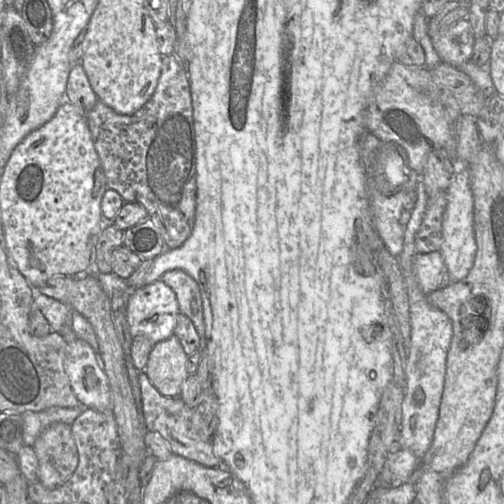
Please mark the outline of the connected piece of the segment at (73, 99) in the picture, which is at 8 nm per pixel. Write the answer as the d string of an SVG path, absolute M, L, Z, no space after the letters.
M80 61L71 68L66 95L66 100L79 107L84 114L88 113L99 101Z

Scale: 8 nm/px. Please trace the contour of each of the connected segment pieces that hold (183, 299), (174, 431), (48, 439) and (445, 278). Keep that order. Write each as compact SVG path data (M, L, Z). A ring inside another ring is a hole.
M180 269L165 272L161 280L175 292L180 312L193 322L200 337L200 349L204 349L205 323L199 285L188 273Z
M143 372L138 376L141 394L141 409L140 415L144 423L146 432L158 433L169 445L173 455L181 456L206 467L220 467L220 460L213 453L212 440L202 440L196 433L196 429L192 425L192 410L179 397L167 397L162 395L147 375Z
M50 425L39 435L32 448L38 459L37 481L46 488L60 487L77 468L78 453L71 425Z
M438 251L417 253L414 258L414 272L425 295L442 289L451 283L443 256Z

